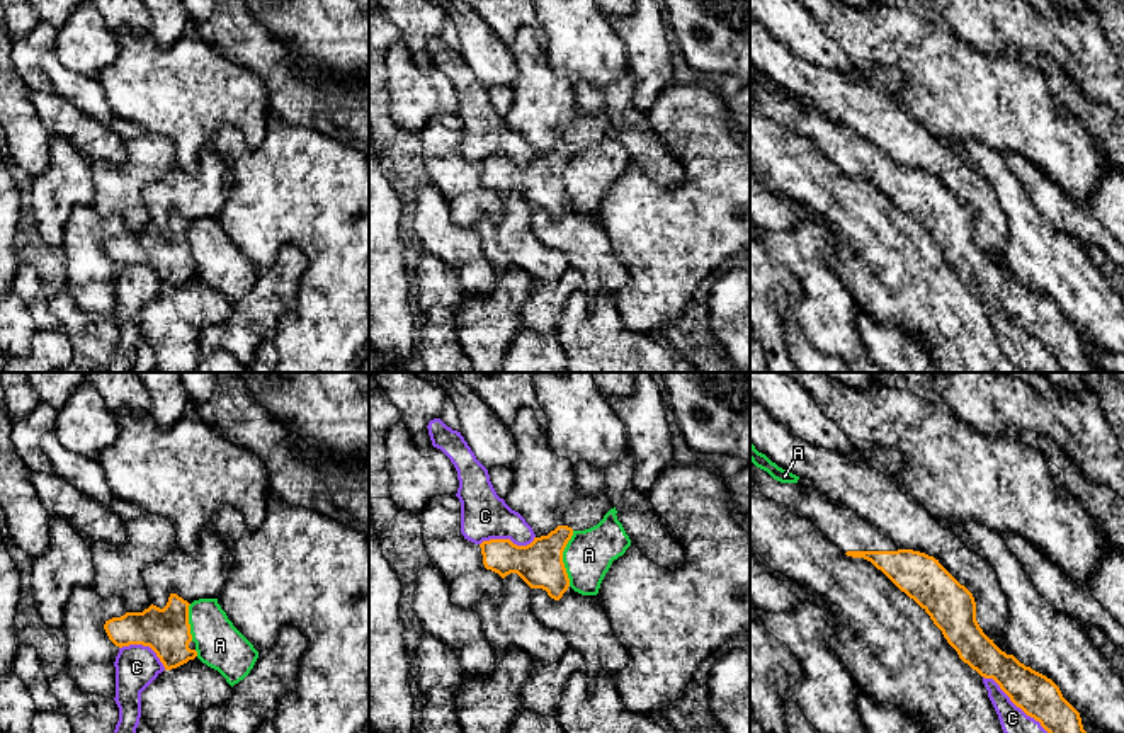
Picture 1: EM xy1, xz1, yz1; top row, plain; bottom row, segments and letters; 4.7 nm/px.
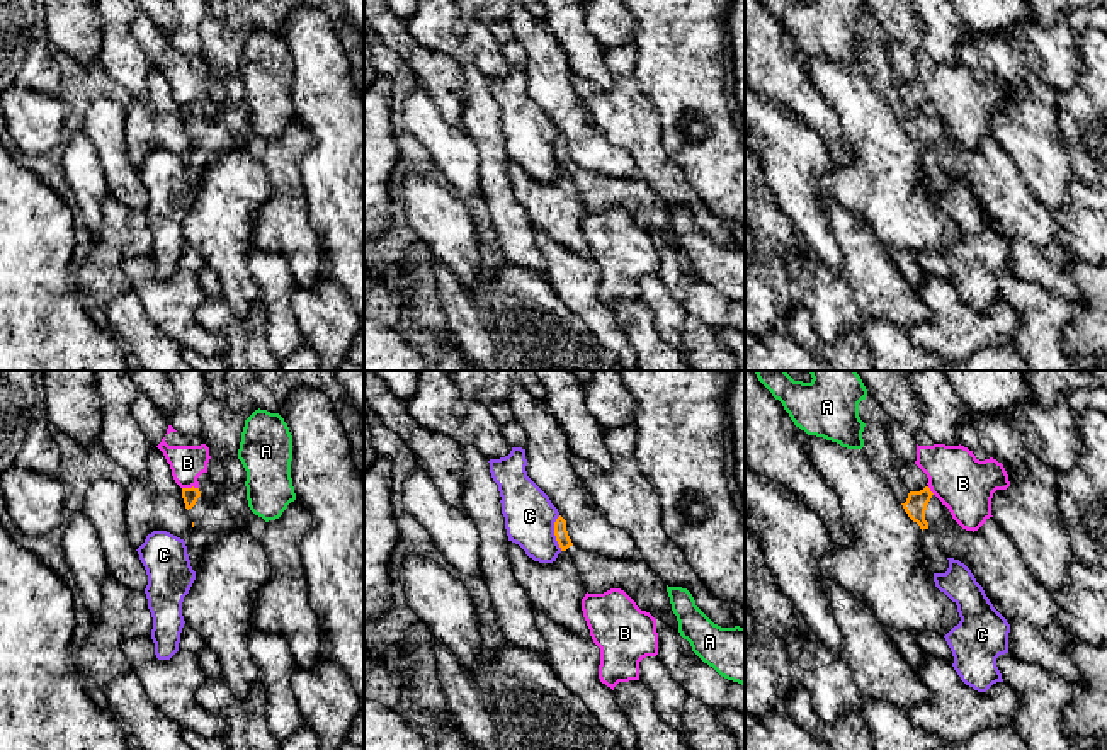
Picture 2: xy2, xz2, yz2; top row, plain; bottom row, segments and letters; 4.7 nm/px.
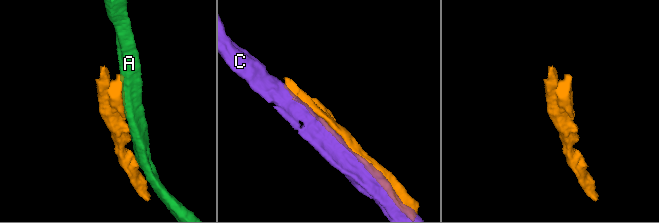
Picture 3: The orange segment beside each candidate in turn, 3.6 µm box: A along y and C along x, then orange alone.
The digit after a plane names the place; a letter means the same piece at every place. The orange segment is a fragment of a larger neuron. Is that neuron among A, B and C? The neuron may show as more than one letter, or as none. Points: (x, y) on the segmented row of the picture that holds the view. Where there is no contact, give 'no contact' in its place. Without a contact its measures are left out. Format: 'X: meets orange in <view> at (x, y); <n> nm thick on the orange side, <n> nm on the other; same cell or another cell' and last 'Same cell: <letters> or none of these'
A: meets orange in xz1 at (562, 558); 220 nm thick on the orange side, 220 nm on the other; another cell
B: meets orange in xy2 at (189, 488); 70 nm thick on the orange side, 170 nm on the other; another cell
C: meets orange in yz1 at (1016, 704); 200 nm thick on the orange side, 120 nm on the other; another cell
Same cell: none of these

